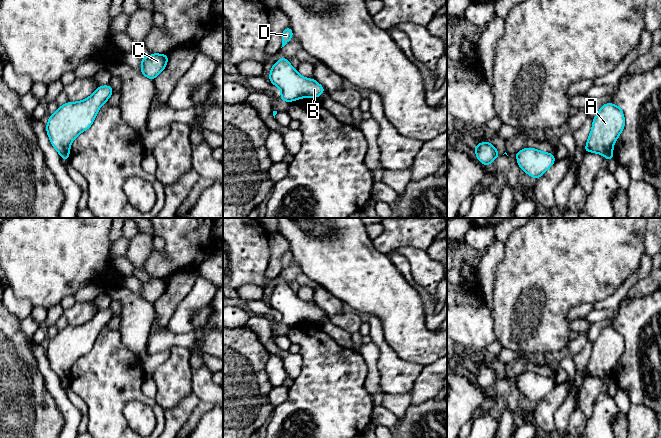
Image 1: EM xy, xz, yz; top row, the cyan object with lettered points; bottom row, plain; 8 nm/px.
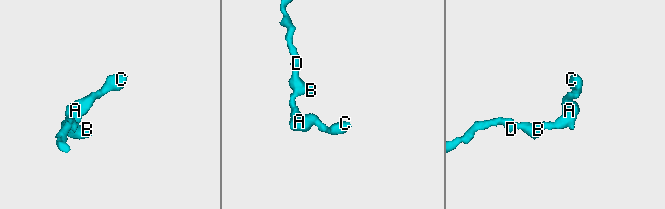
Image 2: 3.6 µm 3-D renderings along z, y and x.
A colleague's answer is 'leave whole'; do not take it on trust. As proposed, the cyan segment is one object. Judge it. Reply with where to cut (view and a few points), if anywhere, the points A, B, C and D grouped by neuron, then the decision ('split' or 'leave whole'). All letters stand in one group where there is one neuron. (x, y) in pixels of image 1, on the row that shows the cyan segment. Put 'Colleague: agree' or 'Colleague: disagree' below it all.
no cut; A B C D; leave whole
Colleague: agree

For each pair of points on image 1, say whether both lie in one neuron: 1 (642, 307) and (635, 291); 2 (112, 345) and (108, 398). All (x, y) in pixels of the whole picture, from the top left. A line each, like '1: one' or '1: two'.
1: two
2: one

